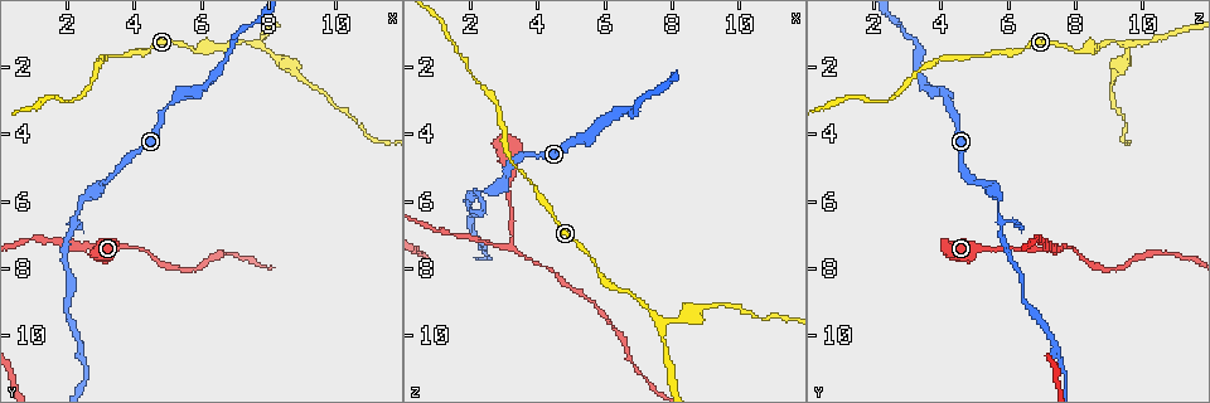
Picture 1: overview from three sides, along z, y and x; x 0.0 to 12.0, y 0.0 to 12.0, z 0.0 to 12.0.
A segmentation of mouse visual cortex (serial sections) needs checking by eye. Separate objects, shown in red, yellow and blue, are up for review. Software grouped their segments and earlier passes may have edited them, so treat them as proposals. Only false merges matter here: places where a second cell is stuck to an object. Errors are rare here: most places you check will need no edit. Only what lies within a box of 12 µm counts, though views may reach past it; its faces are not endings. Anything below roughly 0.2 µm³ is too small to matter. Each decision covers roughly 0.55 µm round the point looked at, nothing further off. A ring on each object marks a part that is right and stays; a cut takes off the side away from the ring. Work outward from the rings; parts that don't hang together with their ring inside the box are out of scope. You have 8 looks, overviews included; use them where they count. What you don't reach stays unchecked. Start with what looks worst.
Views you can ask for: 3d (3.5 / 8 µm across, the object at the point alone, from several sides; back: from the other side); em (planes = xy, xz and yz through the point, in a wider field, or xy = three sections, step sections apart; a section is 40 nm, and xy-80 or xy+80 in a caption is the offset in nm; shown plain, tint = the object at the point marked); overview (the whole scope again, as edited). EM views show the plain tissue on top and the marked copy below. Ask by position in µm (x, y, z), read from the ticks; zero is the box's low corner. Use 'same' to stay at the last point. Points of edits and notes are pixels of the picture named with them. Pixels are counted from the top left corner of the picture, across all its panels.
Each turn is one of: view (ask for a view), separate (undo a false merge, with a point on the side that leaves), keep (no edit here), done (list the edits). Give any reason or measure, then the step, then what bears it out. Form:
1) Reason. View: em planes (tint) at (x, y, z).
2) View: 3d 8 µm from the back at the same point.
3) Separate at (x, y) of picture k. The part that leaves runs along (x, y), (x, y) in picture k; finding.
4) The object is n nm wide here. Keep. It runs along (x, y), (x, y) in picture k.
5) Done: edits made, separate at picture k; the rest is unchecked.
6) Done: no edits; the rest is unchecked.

View: 3d 3.5 µm from the back at (3.2, 7.4, 7.4).

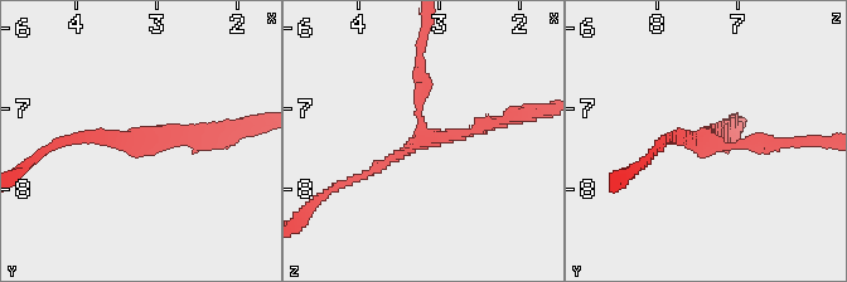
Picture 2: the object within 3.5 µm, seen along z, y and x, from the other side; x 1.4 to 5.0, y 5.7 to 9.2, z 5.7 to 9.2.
3 arms meet here; the arms are 150, 150, 150 nm wide. View: em planes (tint) at (3.25, 7.45, 7.30).

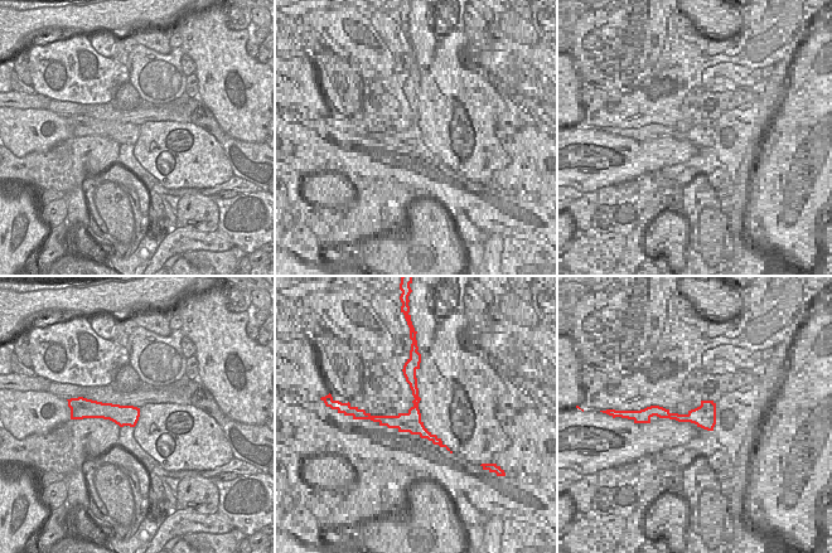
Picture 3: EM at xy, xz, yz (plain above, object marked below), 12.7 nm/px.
Keep. It runs along (420, 49), (420, 139), (354, 178) in picture 2; continuous, no second cell.

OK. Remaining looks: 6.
A narrow waist. View: 3d 3.5 µm at (2.4, 6.1, 5.7).

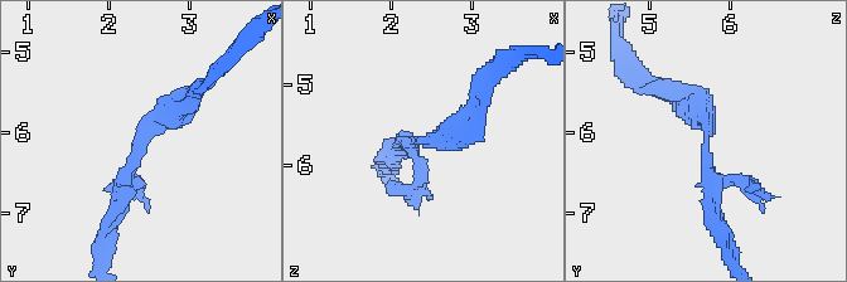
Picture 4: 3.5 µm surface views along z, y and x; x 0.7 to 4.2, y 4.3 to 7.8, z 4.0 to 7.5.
View: em xy step 2 (tint) at (2.45, 6.10, 5.75).

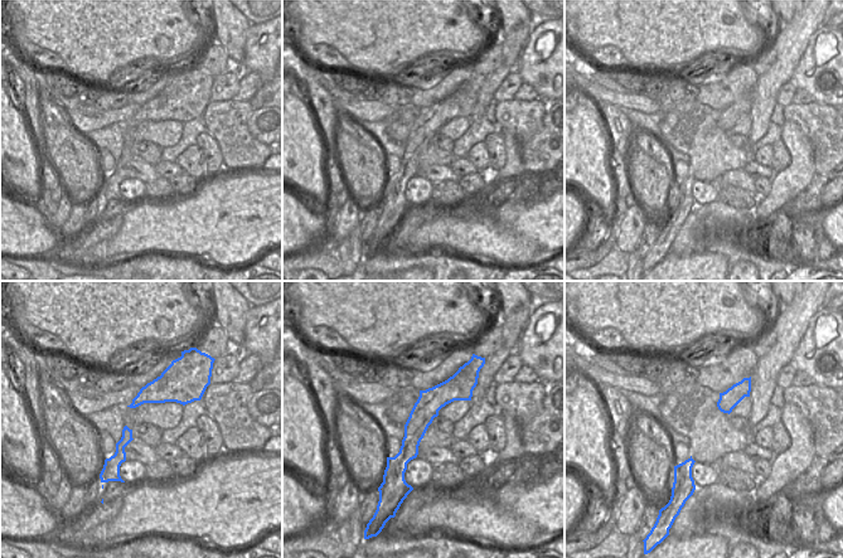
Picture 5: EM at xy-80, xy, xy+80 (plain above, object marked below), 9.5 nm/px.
Keep. It runs along (193, 100), (143, 135), (111, 215) in picture 4; continuous, no second cell.

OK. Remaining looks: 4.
Narrows sharply. View: 3d 3.5 µm from the back at (2.1, 8.8, 6.4).

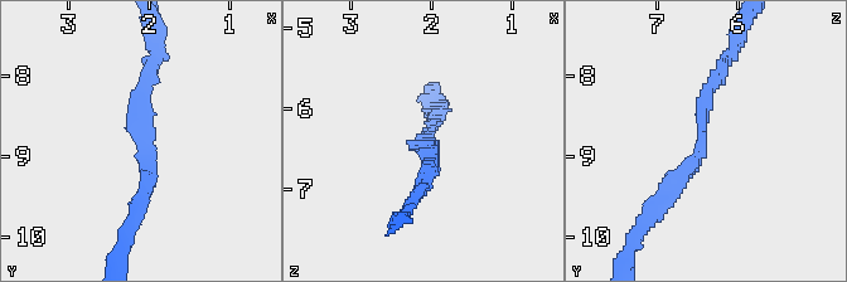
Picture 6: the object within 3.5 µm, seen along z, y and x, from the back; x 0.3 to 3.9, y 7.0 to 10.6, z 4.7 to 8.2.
The arms are 150, 200 nm wide; shape alone is not enough. View: em xy step 2 (tint) at (2.05, 8.75, 6.40).

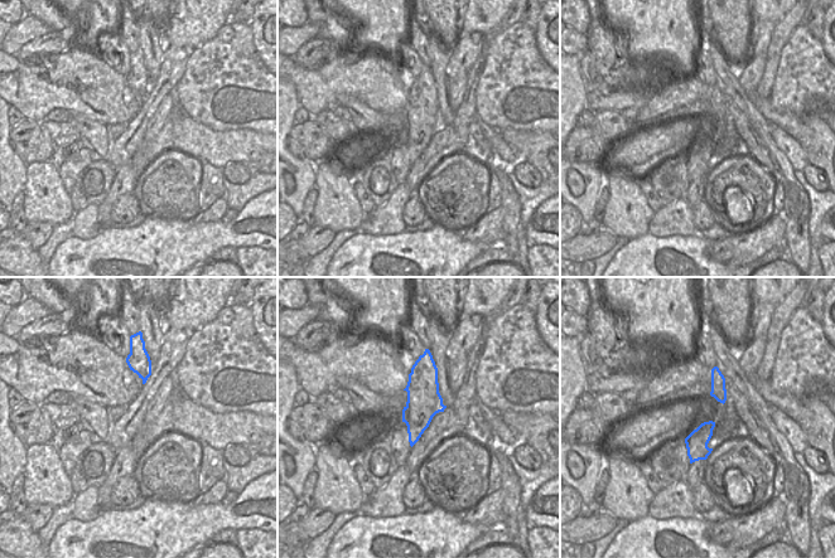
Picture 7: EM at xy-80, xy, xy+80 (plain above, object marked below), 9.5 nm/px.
The object is 340 nm wide here. Keep. It runs along (726, 56), (703, 102), (701, 149), (662, 203) in picture 6; all the same cell.

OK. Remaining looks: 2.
Thick turns thin. View: 3d 3.5 µm from the back at (5.9, 1.5, 8.2).

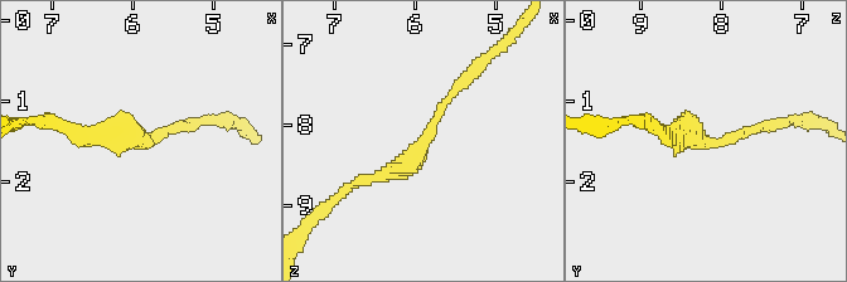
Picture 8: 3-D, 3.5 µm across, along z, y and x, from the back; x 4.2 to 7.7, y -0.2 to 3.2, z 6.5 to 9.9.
The arms are 150, 200 nm wide. View: em xy step 5 (tint) at (5.85, 1.55, 8.15).

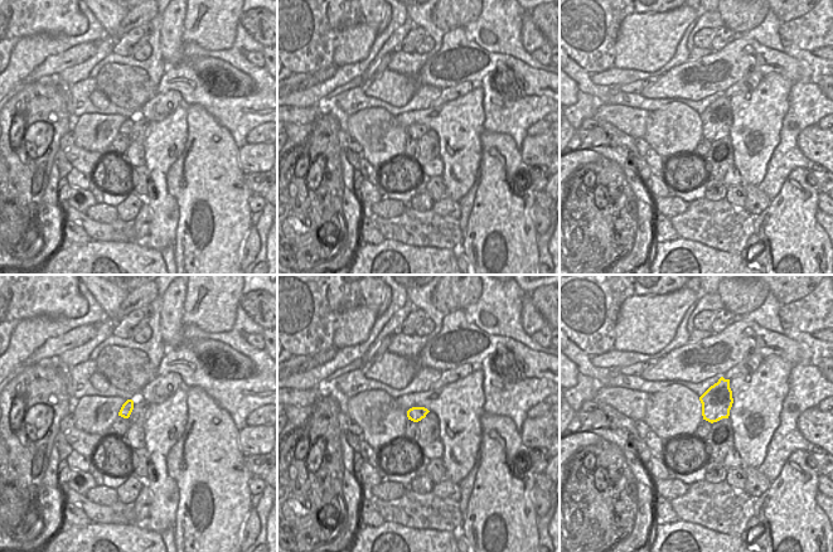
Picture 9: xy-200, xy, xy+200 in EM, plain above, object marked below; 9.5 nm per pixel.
Keep. It runs along (475, 71), (440, 107), (414, 159), (363, 181) in picture 8; all the same cell.

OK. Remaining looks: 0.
Done: no edits; the rest is unchecked.

